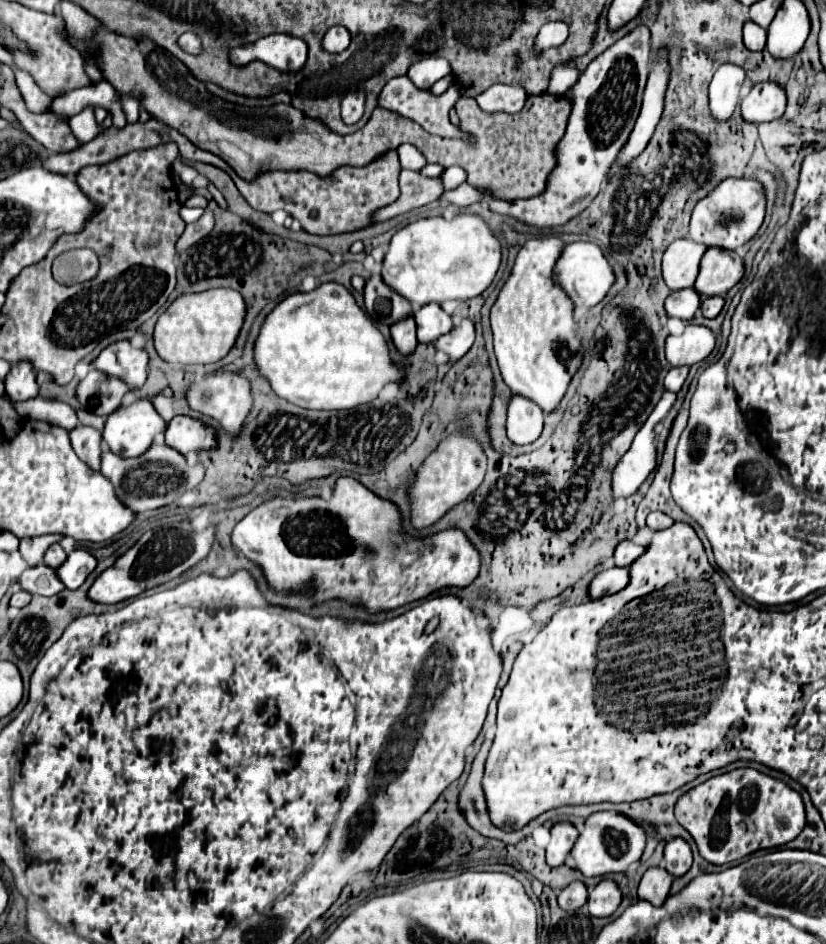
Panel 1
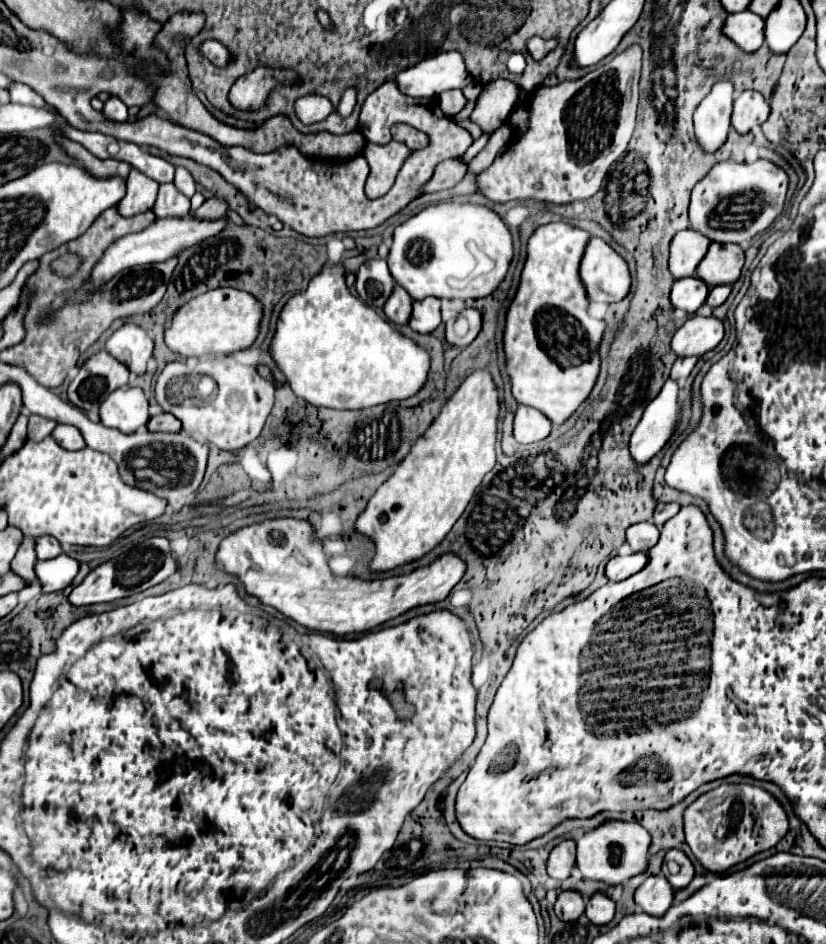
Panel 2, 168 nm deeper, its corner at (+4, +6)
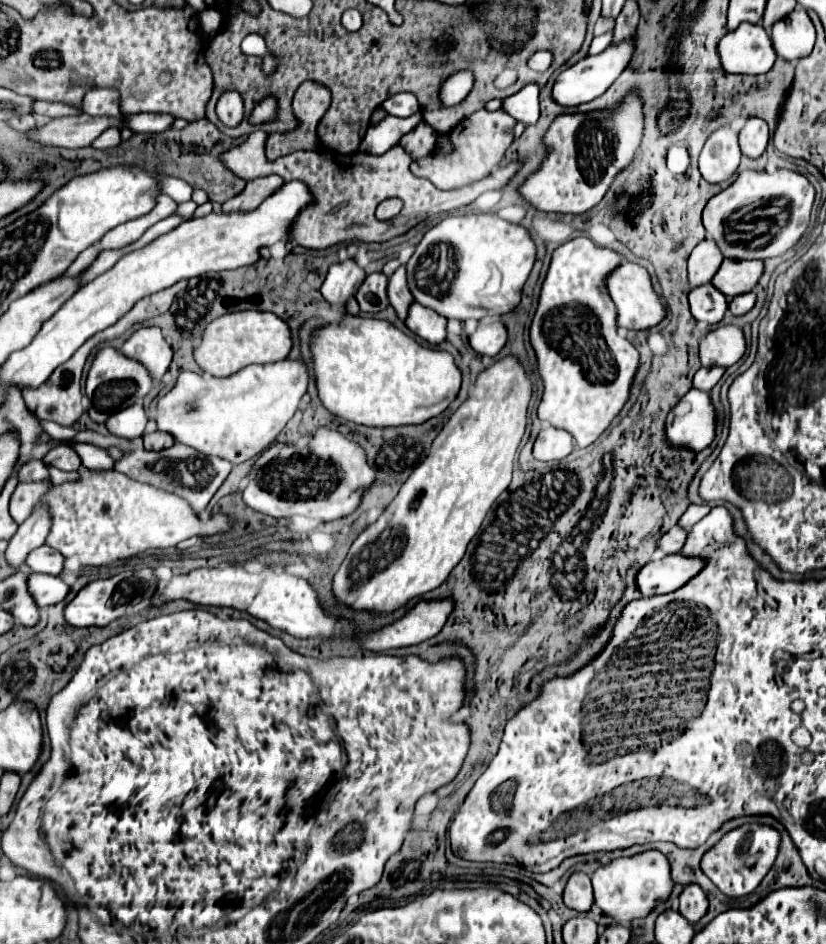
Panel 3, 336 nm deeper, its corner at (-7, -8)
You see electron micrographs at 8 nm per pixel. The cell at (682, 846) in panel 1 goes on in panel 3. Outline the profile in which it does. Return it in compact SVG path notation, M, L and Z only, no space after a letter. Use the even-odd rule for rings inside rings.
M690 883L680 893L680 913L690 921L698 921L708 909L708 897L696 883Z

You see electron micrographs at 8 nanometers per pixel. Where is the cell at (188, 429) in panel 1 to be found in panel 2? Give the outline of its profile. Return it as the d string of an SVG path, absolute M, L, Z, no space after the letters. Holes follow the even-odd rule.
M159 413L159 415L149 419L147 429L149 431L163 431L163 433L177 433L181 429L181 425L179 425L179 419L175 415Z

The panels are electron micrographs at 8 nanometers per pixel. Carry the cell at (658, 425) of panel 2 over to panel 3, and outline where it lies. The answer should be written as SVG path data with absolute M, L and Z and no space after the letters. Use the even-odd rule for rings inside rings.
M690 389L666 419L666 441L674 449L702 451L714 439L716 415L708 393Z

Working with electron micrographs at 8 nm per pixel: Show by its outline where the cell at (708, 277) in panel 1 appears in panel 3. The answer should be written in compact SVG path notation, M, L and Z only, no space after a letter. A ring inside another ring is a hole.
M724 259L718 273L712 279L712 285L722 291L728 299L748 293L754 289L762 275L762 261L734 261Z

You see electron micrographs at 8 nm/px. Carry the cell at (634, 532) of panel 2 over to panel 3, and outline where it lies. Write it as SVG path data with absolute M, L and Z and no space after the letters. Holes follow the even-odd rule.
M672 527L658 539L658 551L662 555L678 553L682 549L682 543L686 541L686 535L688 535L688 531L682 531L680 527Z

